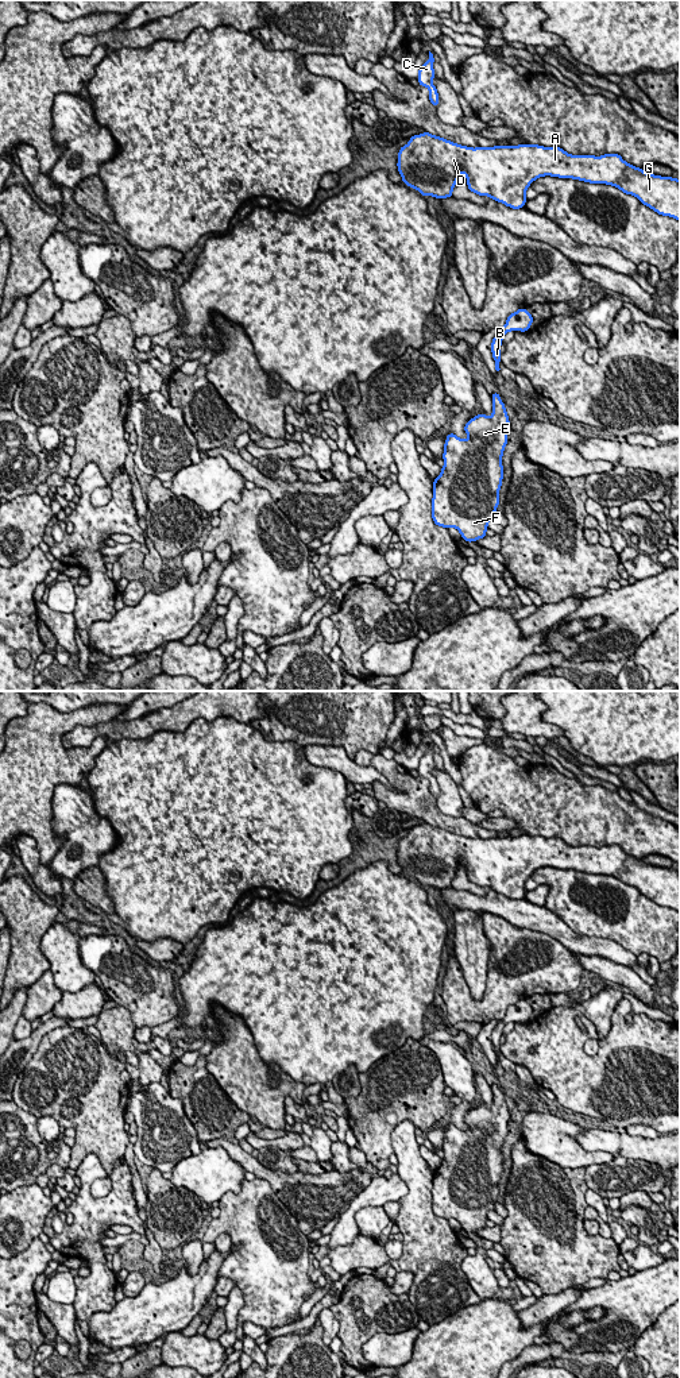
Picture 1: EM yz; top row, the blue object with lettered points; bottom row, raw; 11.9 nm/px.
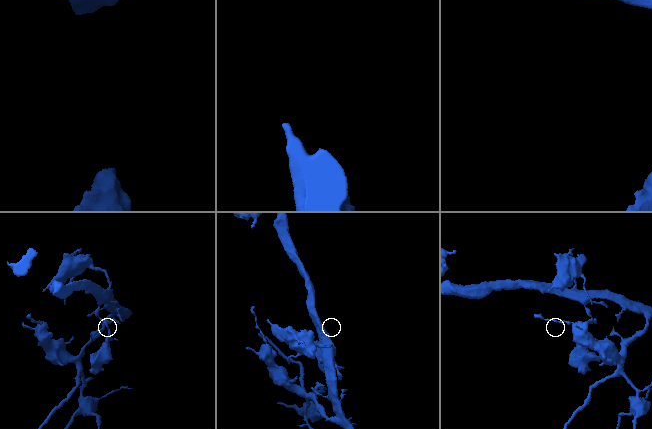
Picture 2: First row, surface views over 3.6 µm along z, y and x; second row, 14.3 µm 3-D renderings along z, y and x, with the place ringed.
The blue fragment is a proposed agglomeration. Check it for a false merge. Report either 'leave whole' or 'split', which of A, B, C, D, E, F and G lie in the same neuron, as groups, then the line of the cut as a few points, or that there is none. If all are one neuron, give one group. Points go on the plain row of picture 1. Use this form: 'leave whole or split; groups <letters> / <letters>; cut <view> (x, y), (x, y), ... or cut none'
leave whole; groups A B C D E F G; cut none

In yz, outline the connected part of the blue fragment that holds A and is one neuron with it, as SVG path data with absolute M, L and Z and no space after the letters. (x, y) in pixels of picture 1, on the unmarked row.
M424 823L410 829L409 834L399 839L398 844L398 864L406 877L414 879L422 887L433 887L436 889L452 888L452 881L461 864L467 868L468 880L479 887L505 895L513 900L525 898L525 883L530 875L544 866L572 869L590 875L606 875L621 880L626 885L635 887L644 896L662 907L669 907L680 912L680 871L672 868L661 868L648 865L644 860L635 858L622 850L619 845L595 846L571 846L560 838L544 838L538 835L518 835L518 837L494 837L494 838L467 838L444 829Z

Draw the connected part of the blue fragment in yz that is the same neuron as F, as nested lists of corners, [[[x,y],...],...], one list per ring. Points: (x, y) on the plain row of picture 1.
[[[499,1084],[491,1085],[492,1088],[492,1105],[478,1105],[471,1109],[465,1116],[464,1122],[470,1127],[467,1131],[459,1130],[456,1126],[449,1124],[444,1135],[444,1158],[441,1165],[433,1173],[433,1189],[432,1189],[432,1209],[436,1216],[443,1219],[456,1219],[461,1230],[465,1232],[476,1232],[487,1227],[486,1220],[488,1212],[494,1211],[497,1198],[499,1196],[499,1181],[503,1170],[502,1147],[507,1135],[507,1122],[510,1112],[505,1095],[502,1093]]]

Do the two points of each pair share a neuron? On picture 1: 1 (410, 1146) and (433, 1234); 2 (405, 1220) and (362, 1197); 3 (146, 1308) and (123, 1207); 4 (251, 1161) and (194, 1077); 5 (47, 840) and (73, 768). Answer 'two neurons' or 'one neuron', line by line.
1: one neuron
2: two neurons
3: two neurons
4: two neurons
5: one neuron

